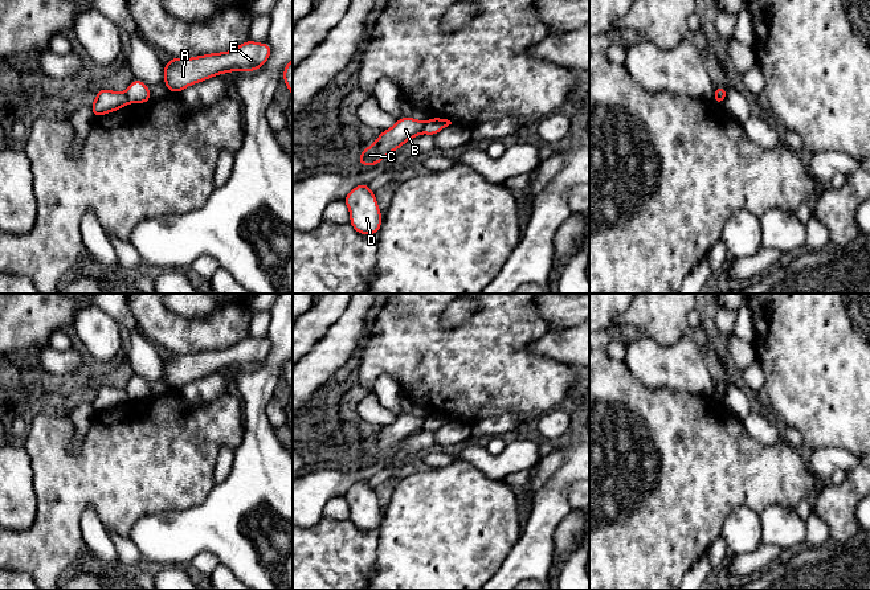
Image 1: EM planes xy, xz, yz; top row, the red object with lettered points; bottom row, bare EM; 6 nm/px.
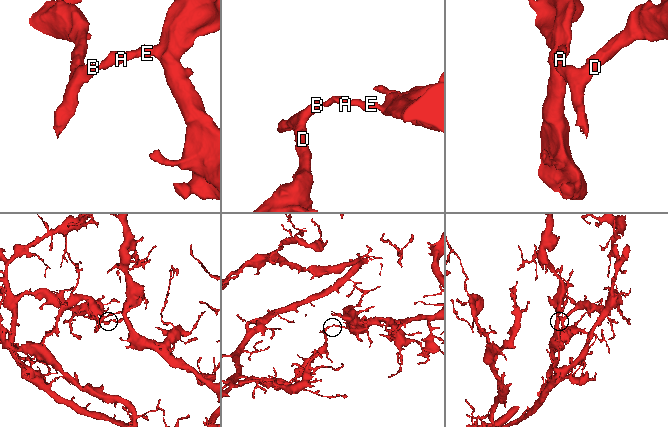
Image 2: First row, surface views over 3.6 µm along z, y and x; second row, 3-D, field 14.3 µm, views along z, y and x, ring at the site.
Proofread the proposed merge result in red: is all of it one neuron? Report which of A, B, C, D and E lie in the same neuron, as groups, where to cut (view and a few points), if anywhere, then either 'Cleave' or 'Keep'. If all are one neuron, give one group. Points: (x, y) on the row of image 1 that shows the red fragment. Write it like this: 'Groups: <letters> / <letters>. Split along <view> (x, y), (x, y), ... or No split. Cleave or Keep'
Groups: A E / B C D. Split along xy (123, 93), (129, 102). Cleave

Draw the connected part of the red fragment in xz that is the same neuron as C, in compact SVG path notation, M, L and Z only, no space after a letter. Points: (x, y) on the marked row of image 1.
M399 118L393 127L381 131L379 138L359 153L359 163L365 167L379 164L388 153L422 134L424 123L414 118Z

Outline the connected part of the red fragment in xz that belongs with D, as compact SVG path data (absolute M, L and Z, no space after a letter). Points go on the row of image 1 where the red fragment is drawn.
M356 185L344 198L351 218L350 225L363 235L376 234L381 226L383 213L379 209L375 192L367 185Z

